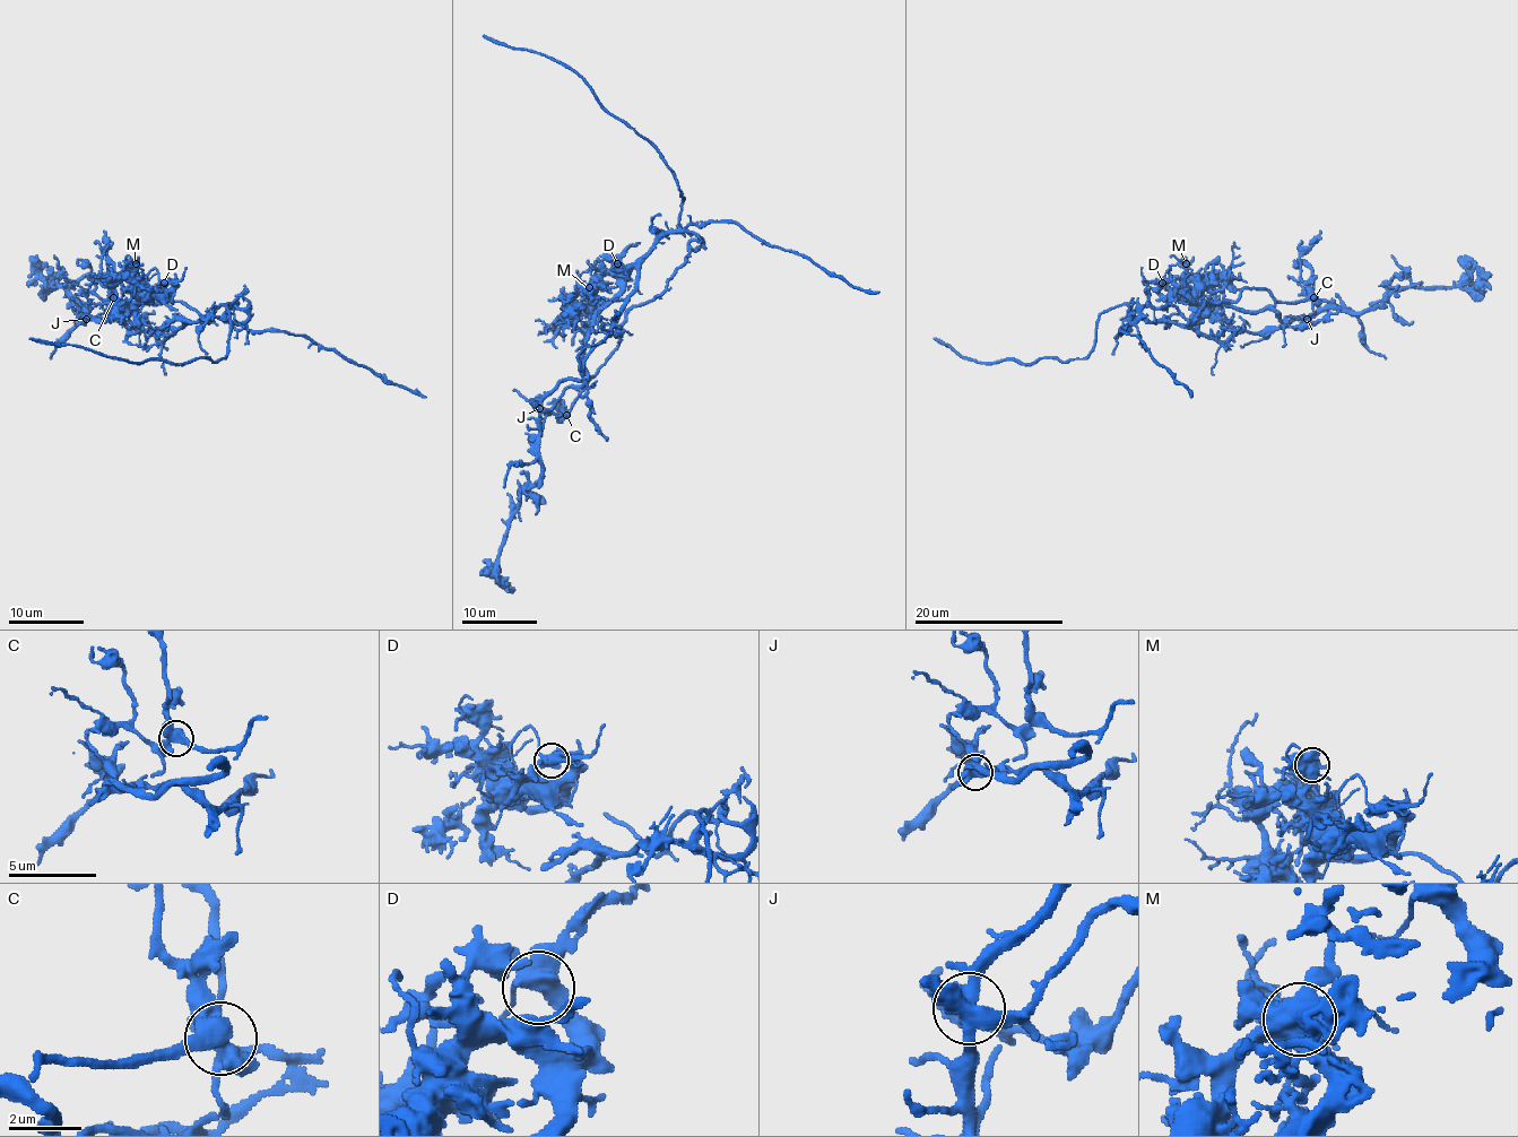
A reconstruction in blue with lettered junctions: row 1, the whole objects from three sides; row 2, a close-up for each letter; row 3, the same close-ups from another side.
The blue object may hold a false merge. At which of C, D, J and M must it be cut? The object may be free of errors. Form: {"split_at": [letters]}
{"split_at": ["J"]}

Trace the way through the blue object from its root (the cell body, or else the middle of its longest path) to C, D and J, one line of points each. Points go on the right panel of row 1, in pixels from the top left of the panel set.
C: (1163, 322), (1229, 340), (1245, 331), (1280, 329), (1289, 317), (1311, 314), (1313, 297)
D: (1163, 322), (1229, 340), (1280, 329), (1289, 317), (1308, 318), (1283, 322), (1268, 309), (1196, 305), (1162, 283)
J: (1163, 322), (1190, 326), (1216, 340), (1229, 340), (1245, 331), (1263, 332), (1280, 329), (1289, 317), (1306, 318)

